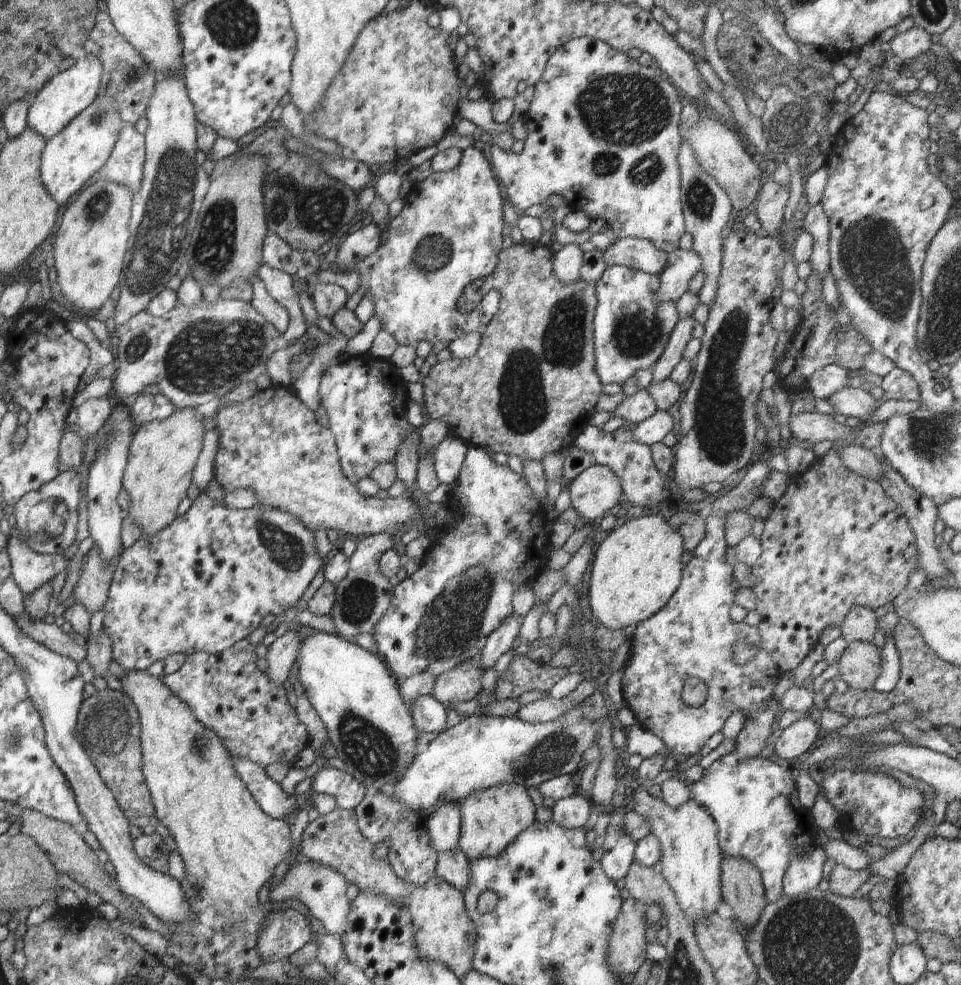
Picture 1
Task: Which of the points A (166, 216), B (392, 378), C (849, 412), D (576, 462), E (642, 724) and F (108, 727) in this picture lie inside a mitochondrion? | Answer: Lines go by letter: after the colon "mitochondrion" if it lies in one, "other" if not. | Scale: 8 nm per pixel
A: mitochondrion
B: other
C: other
D: other
E: other
F: mitochondrion

